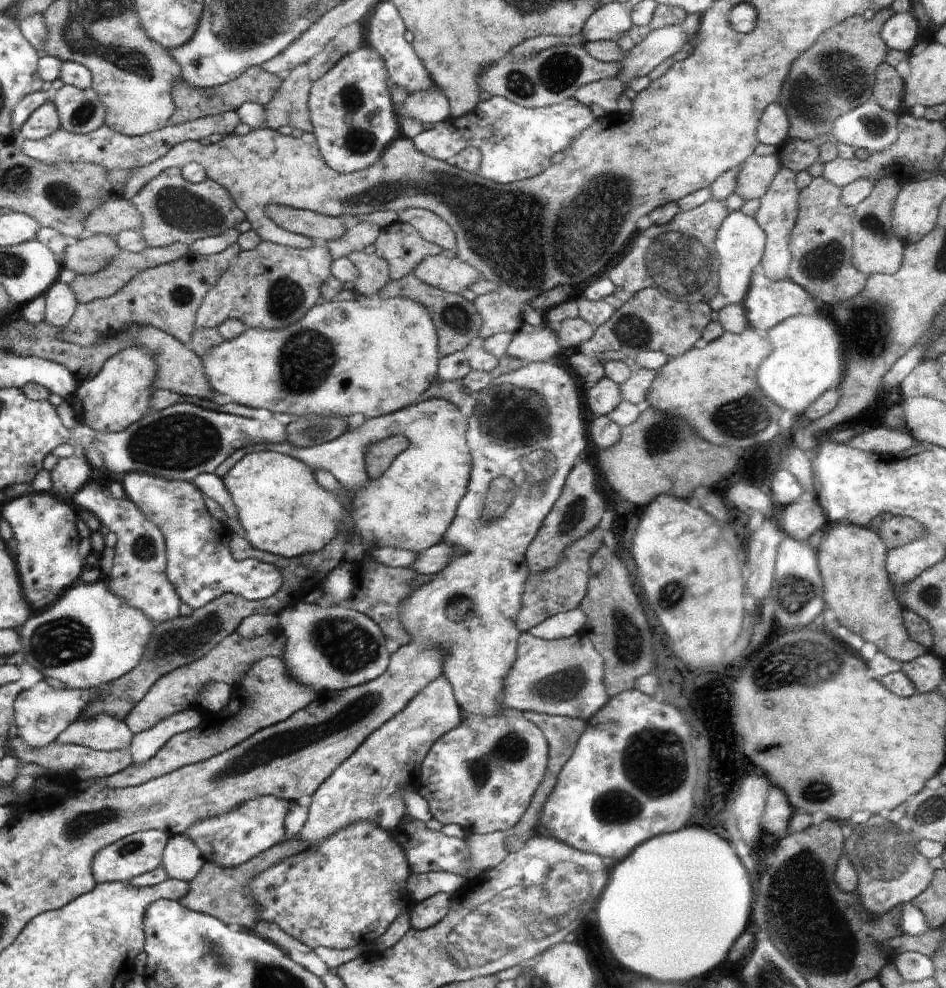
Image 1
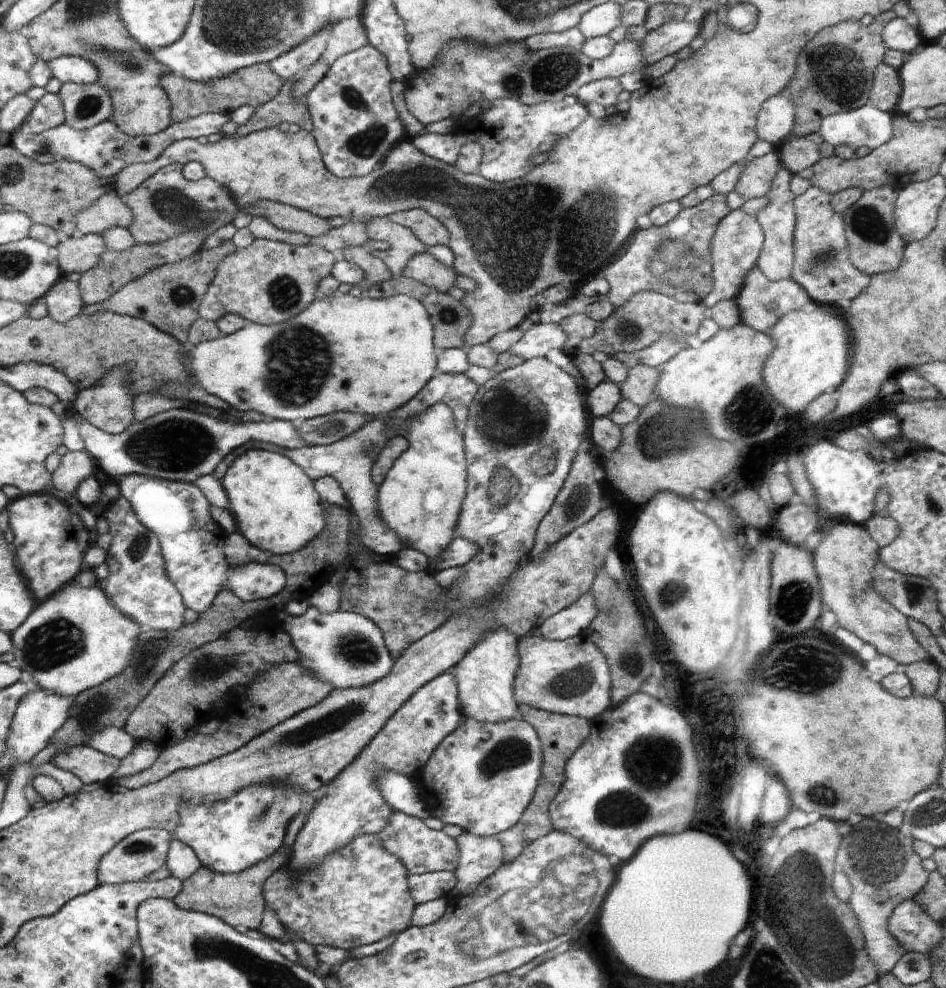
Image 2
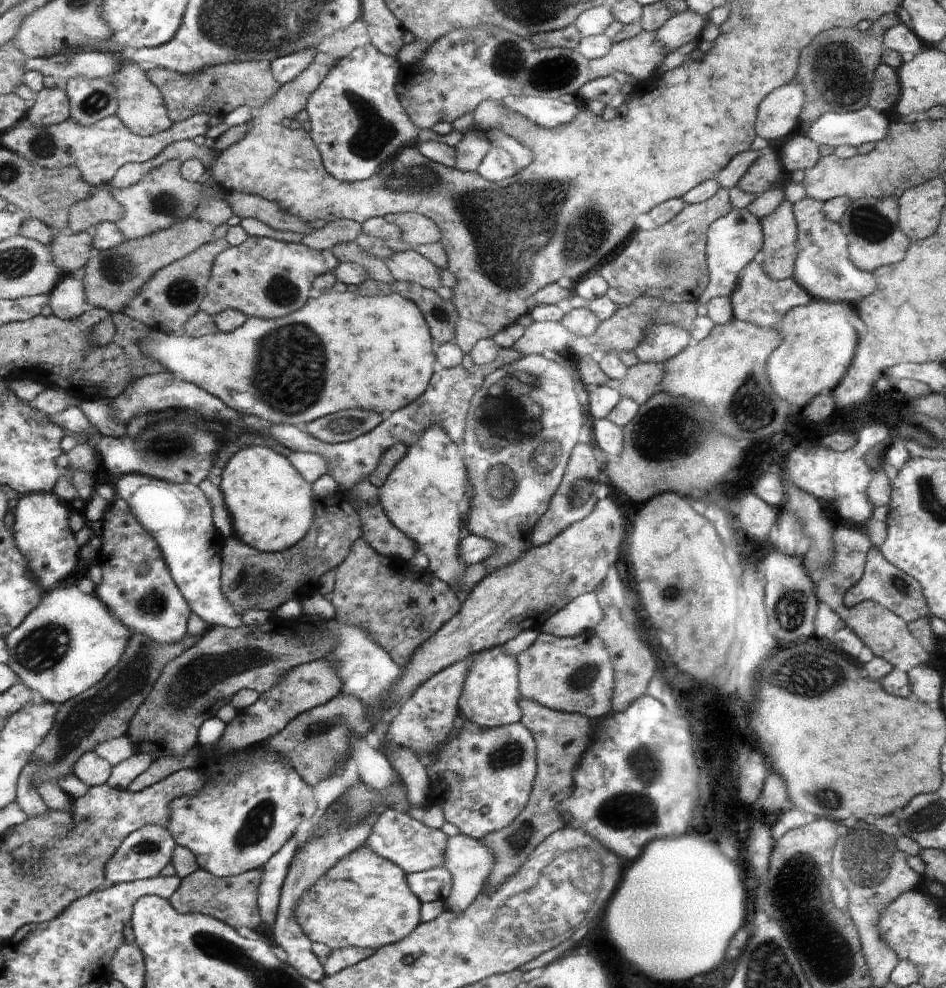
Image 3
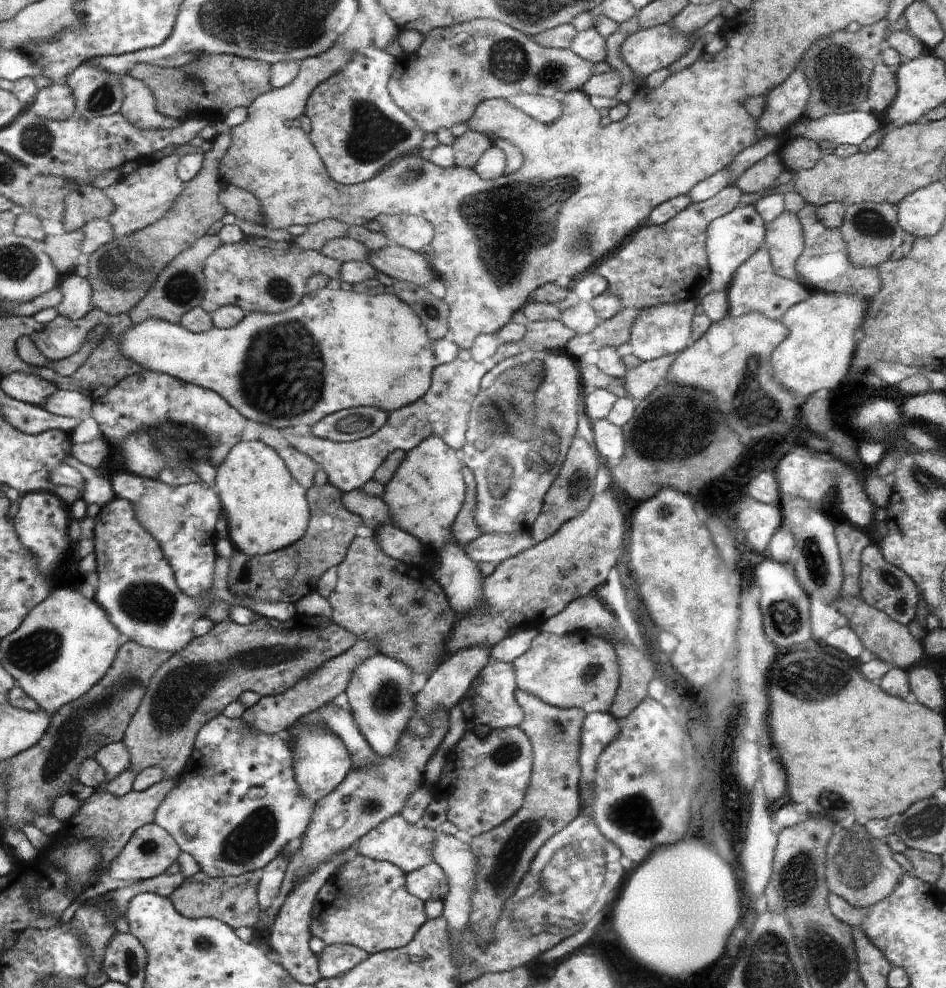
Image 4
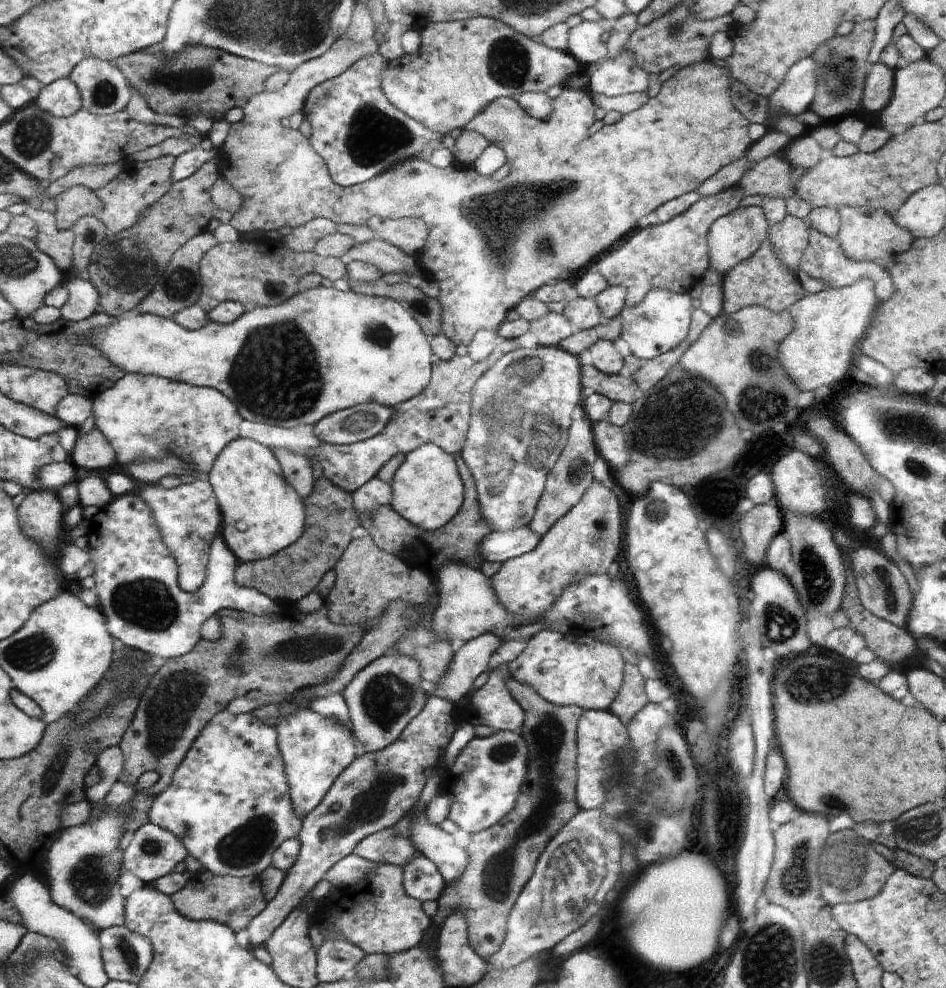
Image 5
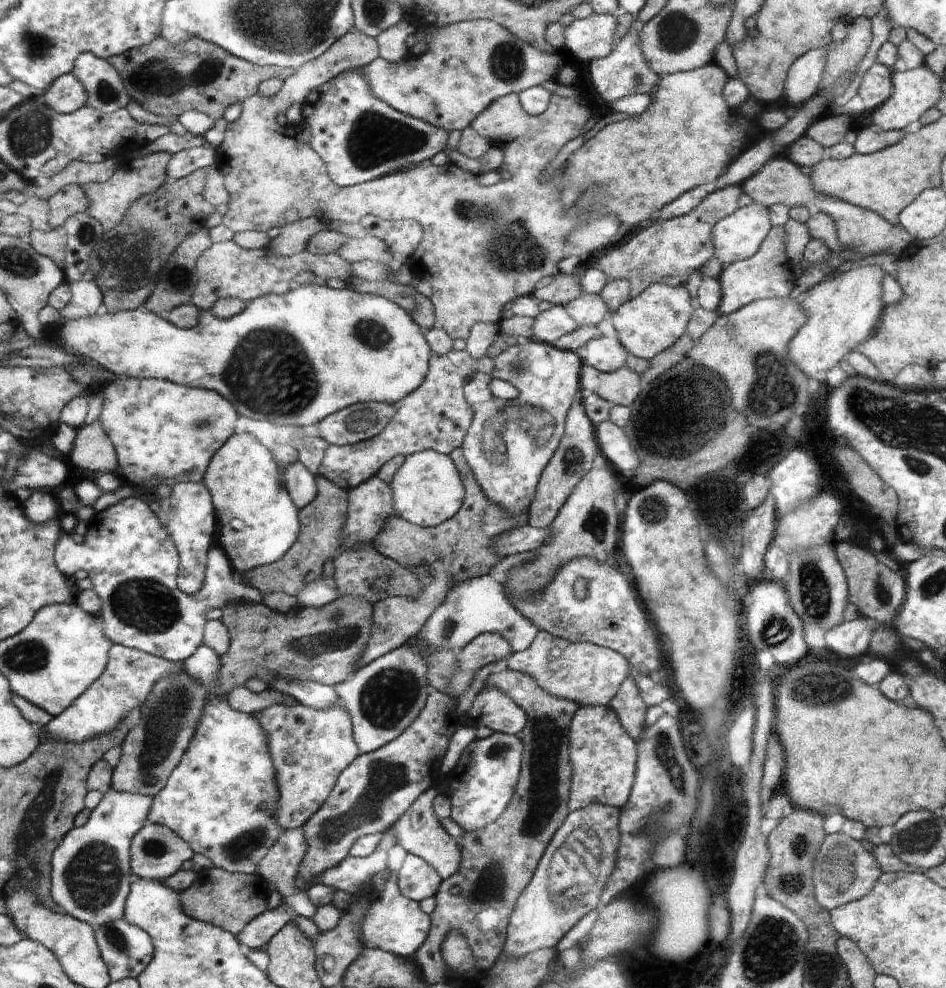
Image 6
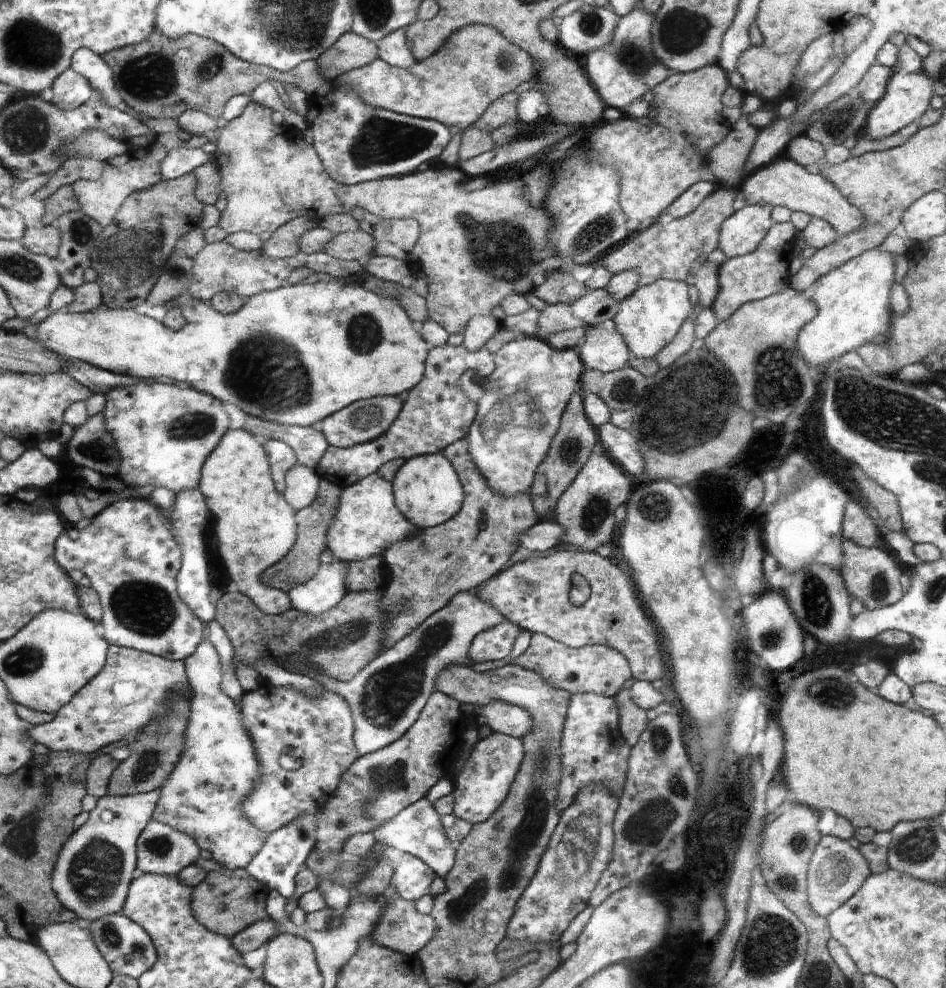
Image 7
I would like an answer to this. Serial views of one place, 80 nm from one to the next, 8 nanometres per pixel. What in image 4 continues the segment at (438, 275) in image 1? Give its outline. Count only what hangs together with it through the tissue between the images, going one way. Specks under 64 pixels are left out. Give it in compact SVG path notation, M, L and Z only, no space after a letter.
M398 244L388 245L377 253L371 253L369 262L378 271L390 275L396 281L420 285L426 284L434 278L433 267L420 253Z

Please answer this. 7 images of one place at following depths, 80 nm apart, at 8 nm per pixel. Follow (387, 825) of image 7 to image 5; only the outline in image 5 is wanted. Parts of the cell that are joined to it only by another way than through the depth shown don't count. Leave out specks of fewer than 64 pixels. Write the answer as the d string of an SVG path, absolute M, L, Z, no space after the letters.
M437 772L430 774L430 786L426 786L426 794L422 794L422 798L418 798L418 806L415 806L406 816L403 816L406 826L408 826L408 835L413 840L417 851L422 857L430 859L438 866L441 874L445 877L446 883L452 883L457 879L467 867L469 856L467 850L458 846L453 836L442 830L439 825L429 823L425 817L425 810L430 801L438 796L438 785L440 775Z

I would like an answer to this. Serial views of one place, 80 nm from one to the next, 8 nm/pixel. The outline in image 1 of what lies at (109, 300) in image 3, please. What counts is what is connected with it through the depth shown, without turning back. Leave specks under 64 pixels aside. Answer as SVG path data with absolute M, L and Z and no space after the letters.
M176 243L167 247L150 247L142 252L133 253L130 251L120 250L119 254L112 262L98 273L91 275L76 275L75 279L68 284L76 295L78 303L86 304L94 299L103 299L118 293L126 284L133 280L136 274L144 272L150 267L165 265L177 261L180 257L188 255L190 244Z

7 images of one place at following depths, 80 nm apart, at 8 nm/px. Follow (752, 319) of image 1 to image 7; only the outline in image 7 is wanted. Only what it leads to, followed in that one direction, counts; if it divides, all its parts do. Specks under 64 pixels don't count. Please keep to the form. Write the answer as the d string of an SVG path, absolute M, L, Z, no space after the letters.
M792 222L775 223L756 250L745 256L730 258L718 268L719 292L712 310L719 322L748 302L766 299L789 288L789 264L794 258L797 240L798 232Z

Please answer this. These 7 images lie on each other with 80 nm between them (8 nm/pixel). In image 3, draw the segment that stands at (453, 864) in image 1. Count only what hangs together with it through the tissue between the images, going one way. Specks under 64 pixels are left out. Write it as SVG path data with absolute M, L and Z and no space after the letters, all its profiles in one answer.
M386 808L373 827L371 836L364 842L375 853L397 863L407 875L428 869L442 869L446 861L446 843L449 836L442 829L426 826L416 815L400 813Z

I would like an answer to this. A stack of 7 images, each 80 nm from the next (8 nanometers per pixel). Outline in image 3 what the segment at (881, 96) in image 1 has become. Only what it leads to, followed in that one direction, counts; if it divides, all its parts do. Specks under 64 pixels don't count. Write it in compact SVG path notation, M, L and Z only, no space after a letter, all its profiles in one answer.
M881 62L875 68L868 106L875 108L877 112L886 112L894 108L899 101L900 93L901 86L897 72Z

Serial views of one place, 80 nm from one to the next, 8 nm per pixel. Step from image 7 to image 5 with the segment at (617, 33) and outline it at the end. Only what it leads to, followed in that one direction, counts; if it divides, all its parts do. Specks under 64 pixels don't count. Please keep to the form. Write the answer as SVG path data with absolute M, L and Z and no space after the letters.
M625 49L614 60L603 60L596 64L592 72L587 91L590 94L603 94L616 97L635 92L647 92L650 74L634 62L634 58Z

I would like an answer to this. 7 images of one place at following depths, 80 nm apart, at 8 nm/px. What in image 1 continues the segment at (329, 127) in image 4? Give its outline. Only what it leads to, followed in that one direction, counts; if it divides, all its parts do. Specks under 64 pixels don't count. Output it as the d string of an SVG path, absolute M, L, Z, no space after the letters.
M360 47L344 56L311 84L309 115L317 145L329 165L340 173L368 169L377 163L398 136L399 120L394 116L389 71L381 55Z

